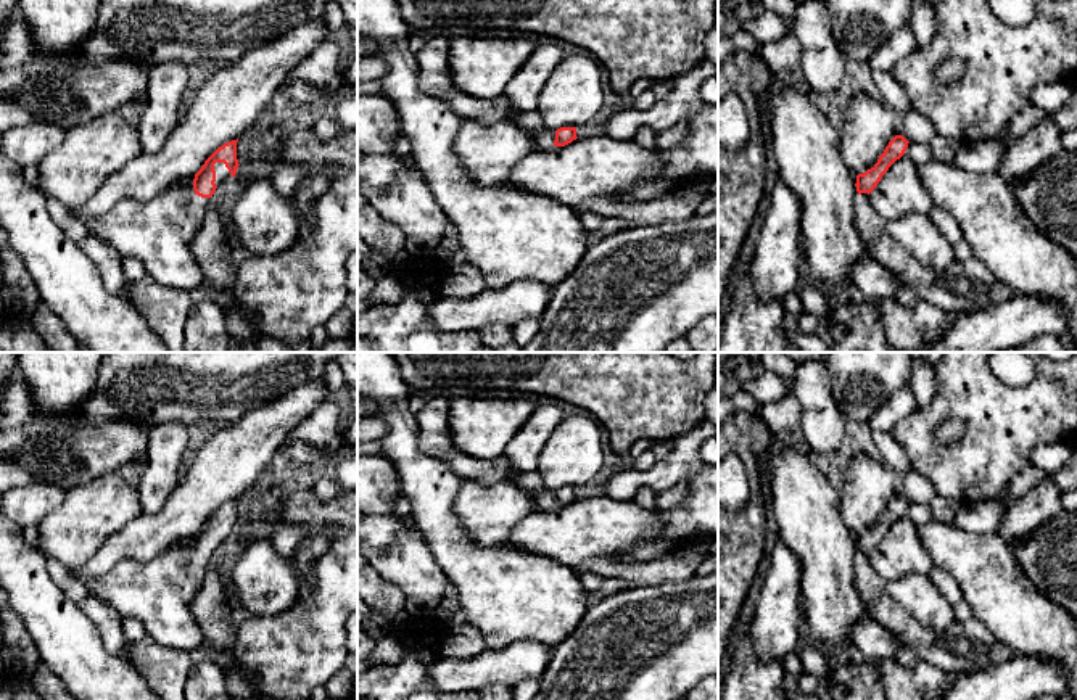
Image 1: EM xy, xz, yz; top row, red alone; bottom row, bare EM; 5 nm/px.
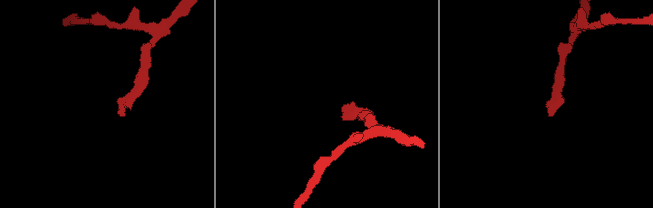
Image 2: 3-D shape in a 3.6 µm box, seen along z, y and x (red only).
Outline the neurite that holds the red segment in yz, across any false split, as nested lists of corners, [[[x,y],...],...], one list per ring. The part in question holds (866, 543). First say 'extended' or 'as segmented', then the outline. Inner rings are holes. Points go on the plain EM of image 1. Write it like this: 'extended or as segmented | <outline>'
extended | [[[895,496],[877,523],[866,533],[856,536],[855,547],[858,557],[855,558],[853,584],[860,591],[864,611],[850,628],[850,644],[871,663],[895,658],[902,642],[869,615],[873,602],[885,592],[887,584],[873,570],[869,554],[877,547],[889,528],[905,515],[908,504],[903,496]]]

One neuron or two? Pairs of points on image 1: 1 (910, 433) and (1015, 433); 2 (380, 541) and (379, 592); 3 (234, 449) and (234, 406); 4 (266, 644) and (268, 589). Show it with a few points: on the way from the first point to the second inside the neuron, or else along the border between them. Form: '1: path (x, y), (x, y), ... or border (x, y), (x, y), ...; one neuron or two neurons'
1: path (936, 454), (989, 452); one neuron
2: border (374, 567), (401, 592), (403, 602); two neurons
3: border (268, 404), (248, 411), (239, 420), (224, 427); two neurons
4: border (298, 597), (277, 613), (251, 615); two neurons

